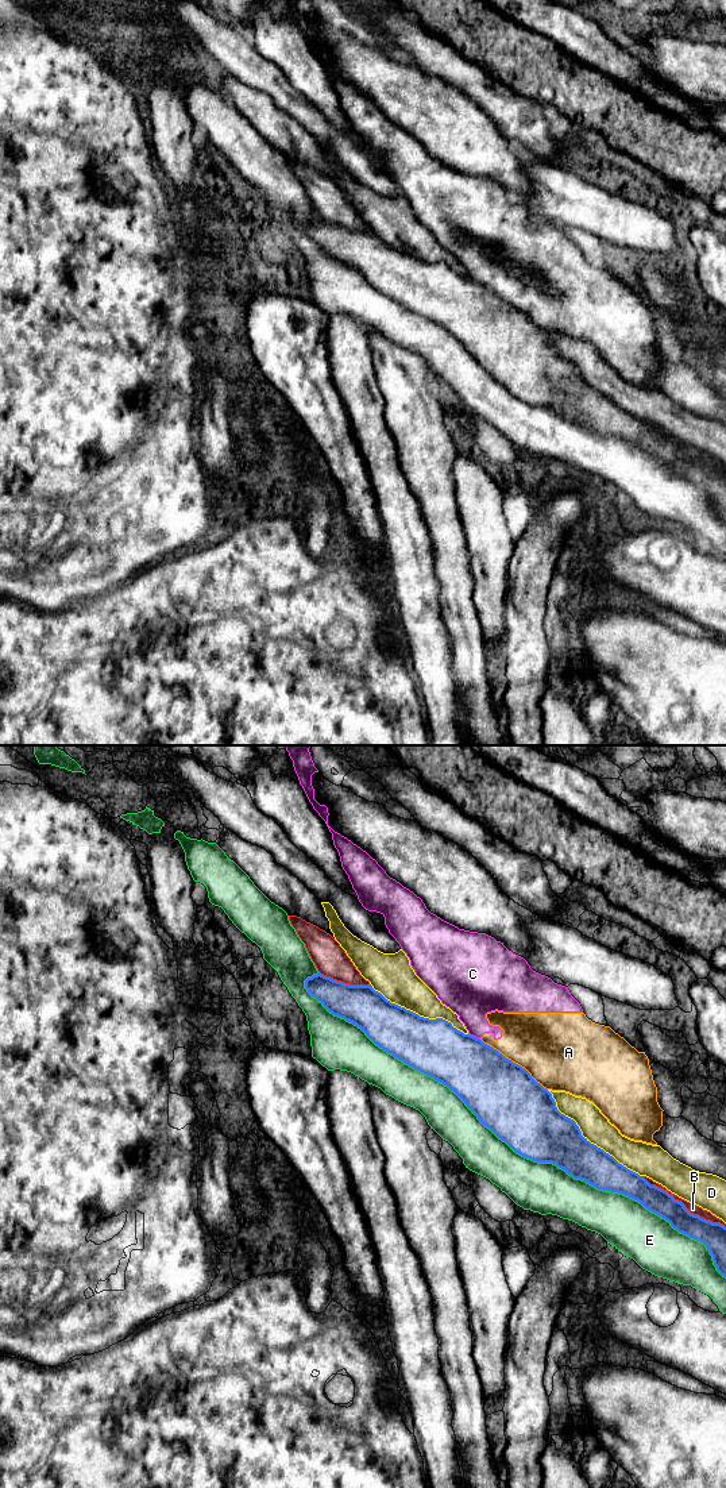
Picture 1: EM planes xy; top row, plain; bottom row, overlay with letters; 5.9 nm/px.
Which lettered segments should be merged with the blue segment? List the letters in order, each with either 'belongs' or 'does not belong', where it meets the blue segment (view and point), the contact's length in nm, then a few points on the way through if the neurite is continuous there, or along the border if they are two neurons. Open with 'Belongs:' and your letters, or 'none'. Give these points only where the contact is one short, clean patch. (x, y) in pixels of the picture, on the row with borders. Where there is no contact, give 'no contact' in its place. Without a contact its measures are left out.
Belongs: E
A: does not belong | xy (512, 1061) | 500 nm
B: does not belong | xy (683, 1205) | 600 nm
C: does not belong | xy (472, 1036) | 80 nm | along xy (468, 1033), (479, 1039)
D: does not belong | xy (586, 1138) | 750 nm
E: belongs | xy (517, 1152) | 3050 nm

